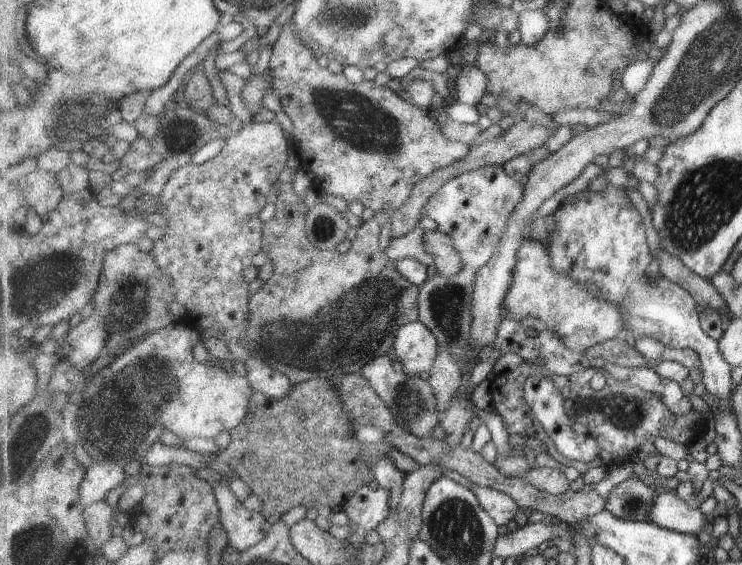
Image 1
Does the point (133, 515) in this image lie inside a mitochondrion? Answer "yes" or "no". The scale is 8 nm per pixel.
no

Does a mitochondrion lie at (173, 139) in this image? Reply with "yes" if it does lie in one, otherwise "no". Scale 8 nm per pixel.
no

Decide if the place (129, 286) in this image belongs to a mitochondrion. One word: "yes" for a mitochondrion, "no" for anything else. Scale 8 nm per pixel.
yes

